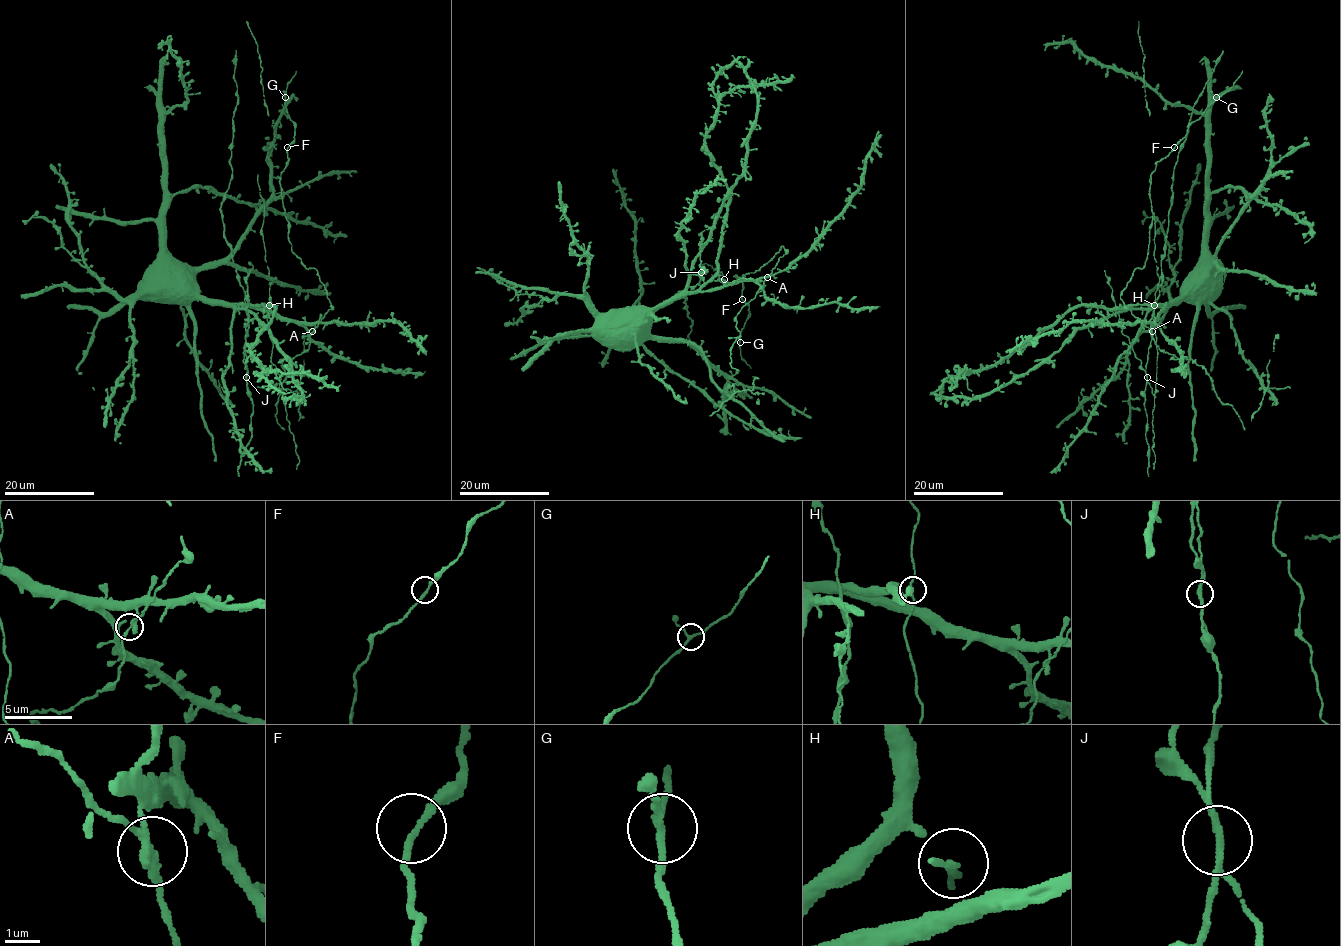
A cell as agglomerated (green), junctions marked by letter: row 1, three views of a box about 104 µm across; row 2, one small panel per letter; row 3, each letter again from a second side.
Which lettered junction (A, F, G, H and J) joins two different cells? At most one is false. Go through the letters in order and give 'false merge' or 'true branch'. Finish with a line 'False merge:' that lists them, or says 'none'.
A: true branch
F: true branch
G: true branch
H: true branch
J: false merge
False merge: J

